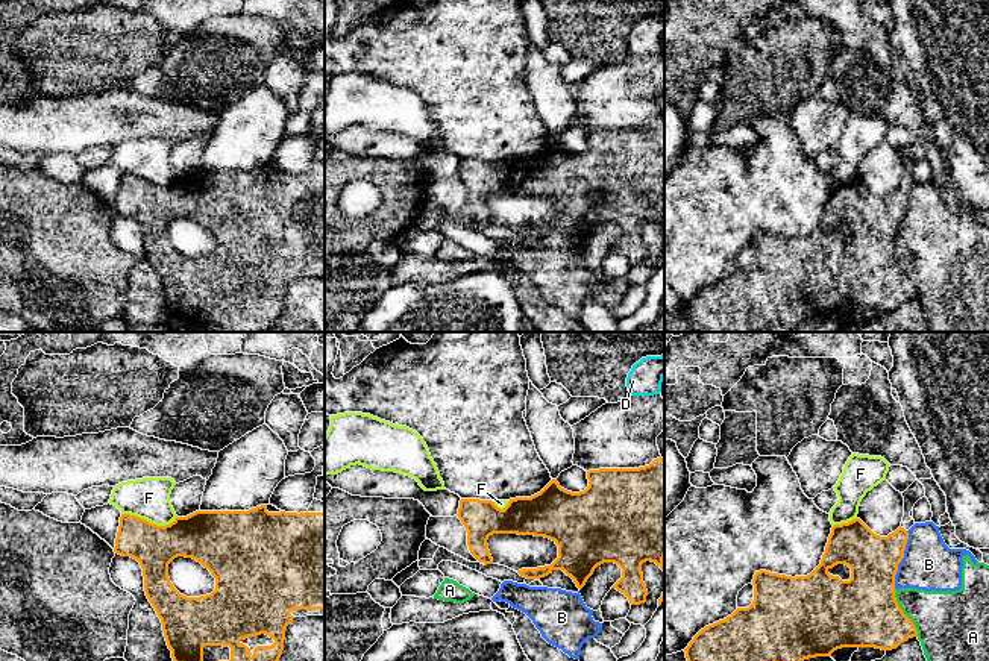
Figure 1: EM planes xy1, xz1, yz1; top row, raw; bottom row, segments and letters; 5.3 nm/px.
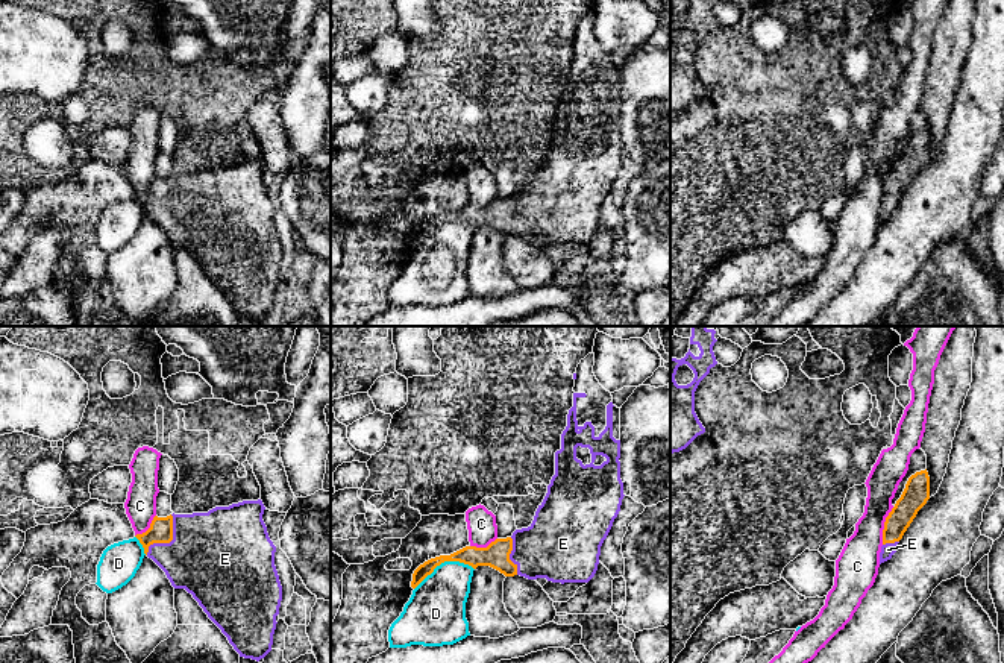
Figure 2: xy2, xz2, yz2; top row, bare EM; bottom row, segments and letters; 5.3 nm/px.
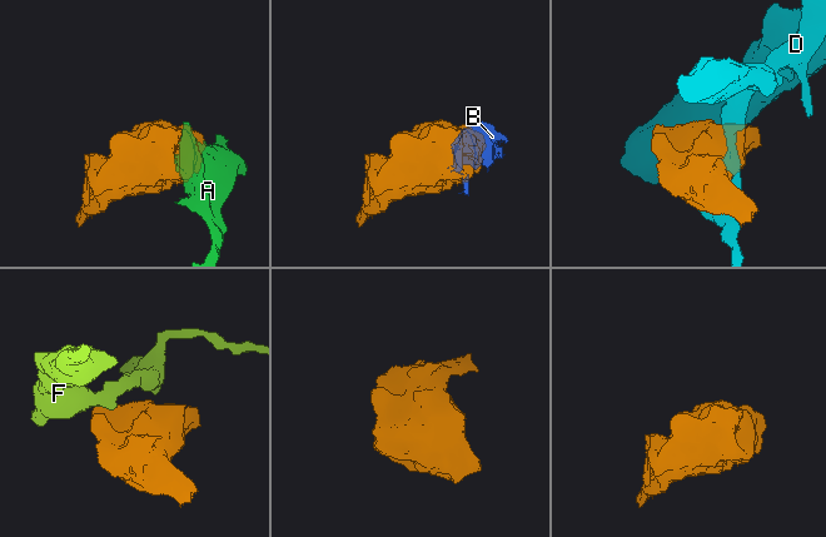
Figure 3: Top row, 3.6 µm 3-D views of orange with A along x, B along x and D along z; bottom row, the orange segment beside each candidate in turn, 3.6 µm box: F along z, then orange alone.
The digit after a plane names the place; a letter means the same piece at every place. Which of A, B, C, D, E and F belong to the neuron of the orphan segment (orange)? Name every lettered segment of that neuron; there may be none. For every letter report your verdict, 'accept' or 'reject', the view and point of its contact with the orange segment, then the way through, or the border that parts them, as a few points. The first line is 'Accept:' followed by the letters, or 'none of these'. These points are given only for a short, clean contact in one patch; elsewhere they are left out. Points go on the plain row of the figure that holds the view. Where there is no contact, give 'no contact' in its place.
Accept: E
A: reject | yz1 (903, 273)
B: reject | yz1 (900, 222)
C: reject | yz2 (884, 185)
D: reject | xz2 (443, 222)
E: accept | xy2 (169, 202) | across xy2 (161, 188), (169, 202), (213, 216)
F: reject | xy1 (149, 182) | along xy1 (122, 173), (129, 173), (158, 185), (169, 185), (176, 178)

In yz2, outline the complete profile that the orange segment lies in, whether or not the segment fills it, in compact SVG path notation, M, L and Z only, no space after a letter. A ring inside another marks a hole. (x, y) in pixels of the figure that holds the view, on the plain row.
M925 129L908 138L901 158L896 161L895 167L886 178L880 225L890 220L896 212L899 200L928 159L930 137Z

